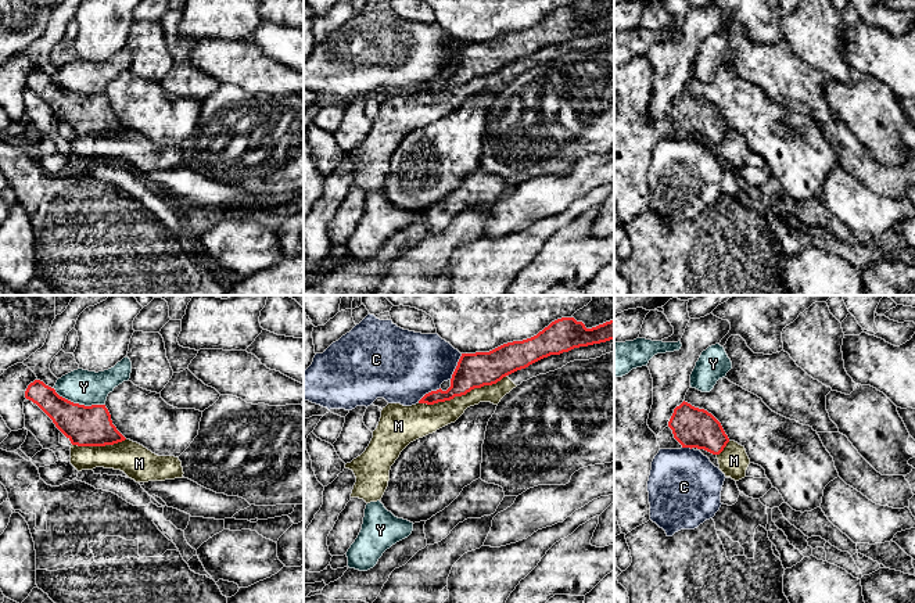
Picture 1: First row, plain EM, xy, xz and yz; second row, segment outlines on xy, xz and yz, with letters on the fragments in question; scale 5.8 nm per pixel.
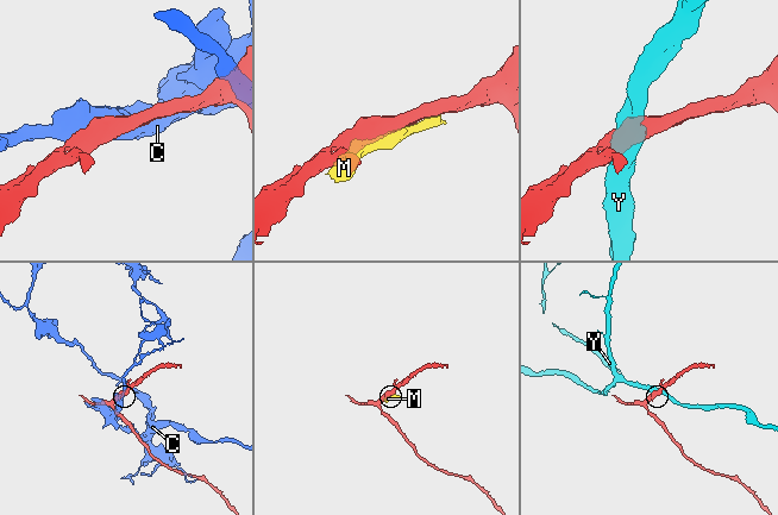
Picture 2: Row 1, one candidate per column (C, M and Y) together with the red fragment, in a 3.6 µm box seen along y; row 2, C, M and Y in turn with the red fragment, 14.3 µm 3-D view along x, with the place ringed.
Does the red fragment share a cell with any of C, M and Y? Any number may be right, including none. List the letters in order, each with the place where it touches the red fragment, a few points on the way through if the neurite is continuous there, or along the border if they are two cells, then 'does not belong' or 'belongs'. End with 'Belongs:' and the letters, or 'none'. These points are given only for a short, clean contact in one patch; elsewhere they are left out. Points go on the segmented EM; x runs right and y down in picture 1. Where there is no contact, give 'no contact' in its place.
C: xz (456, 366) | does not belong
M: xz (462, 394) | does not belong
Y: xy (78, 404) | does not belong
Belongs: none

